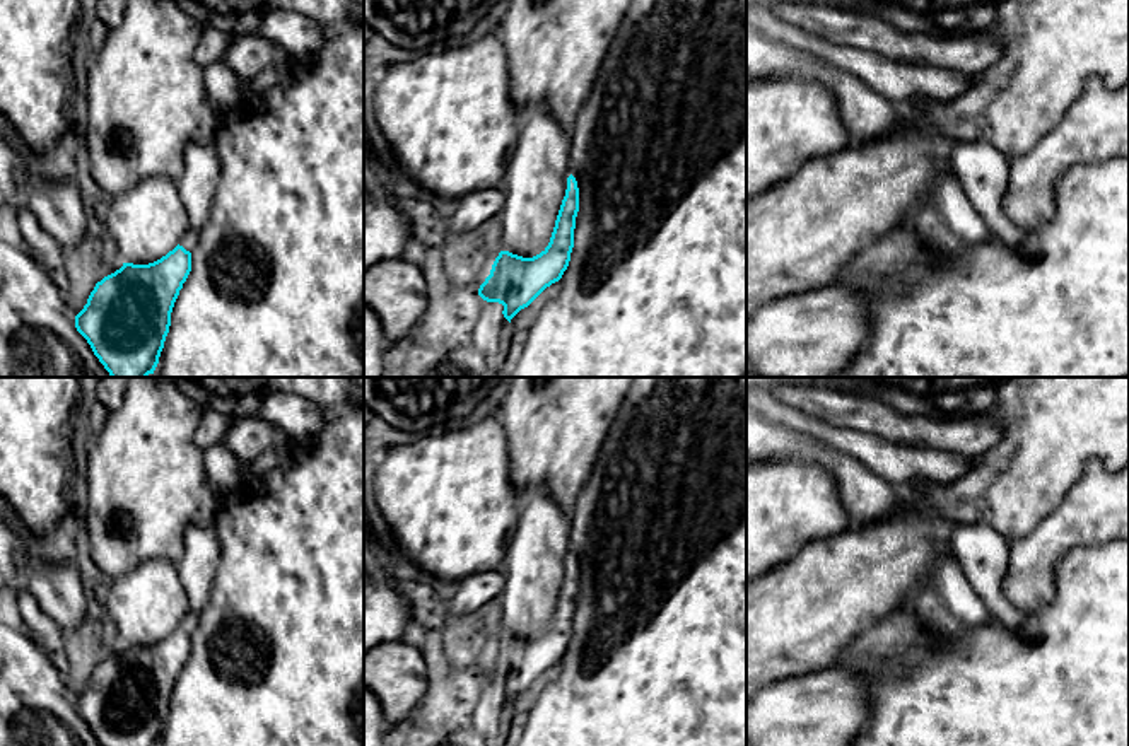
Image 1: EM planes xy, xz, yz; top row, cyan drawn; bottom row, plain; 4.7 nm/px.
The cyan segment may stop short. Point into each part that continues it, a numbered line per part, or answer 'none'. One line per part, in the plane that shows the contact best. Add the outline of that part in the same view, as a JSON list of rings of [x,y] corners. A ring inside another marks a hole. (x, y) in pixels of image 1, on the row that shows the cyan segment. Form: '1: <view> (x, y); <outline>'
1: xy (190, 239); [[[188,229],[184,236],[179,241],[179,246],[183,246],[186,251],[193,251],[193,248],[198,244],[200,230]]]

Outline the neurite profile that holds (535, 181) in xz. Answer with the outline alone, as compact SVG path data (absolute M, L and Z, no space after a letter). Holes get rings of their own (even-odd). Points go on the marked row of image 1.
M547 104L524 114L500 184L506 195L500 213L502 251L533 258L548 246L570 176L570 143L570 133L562 130Z

